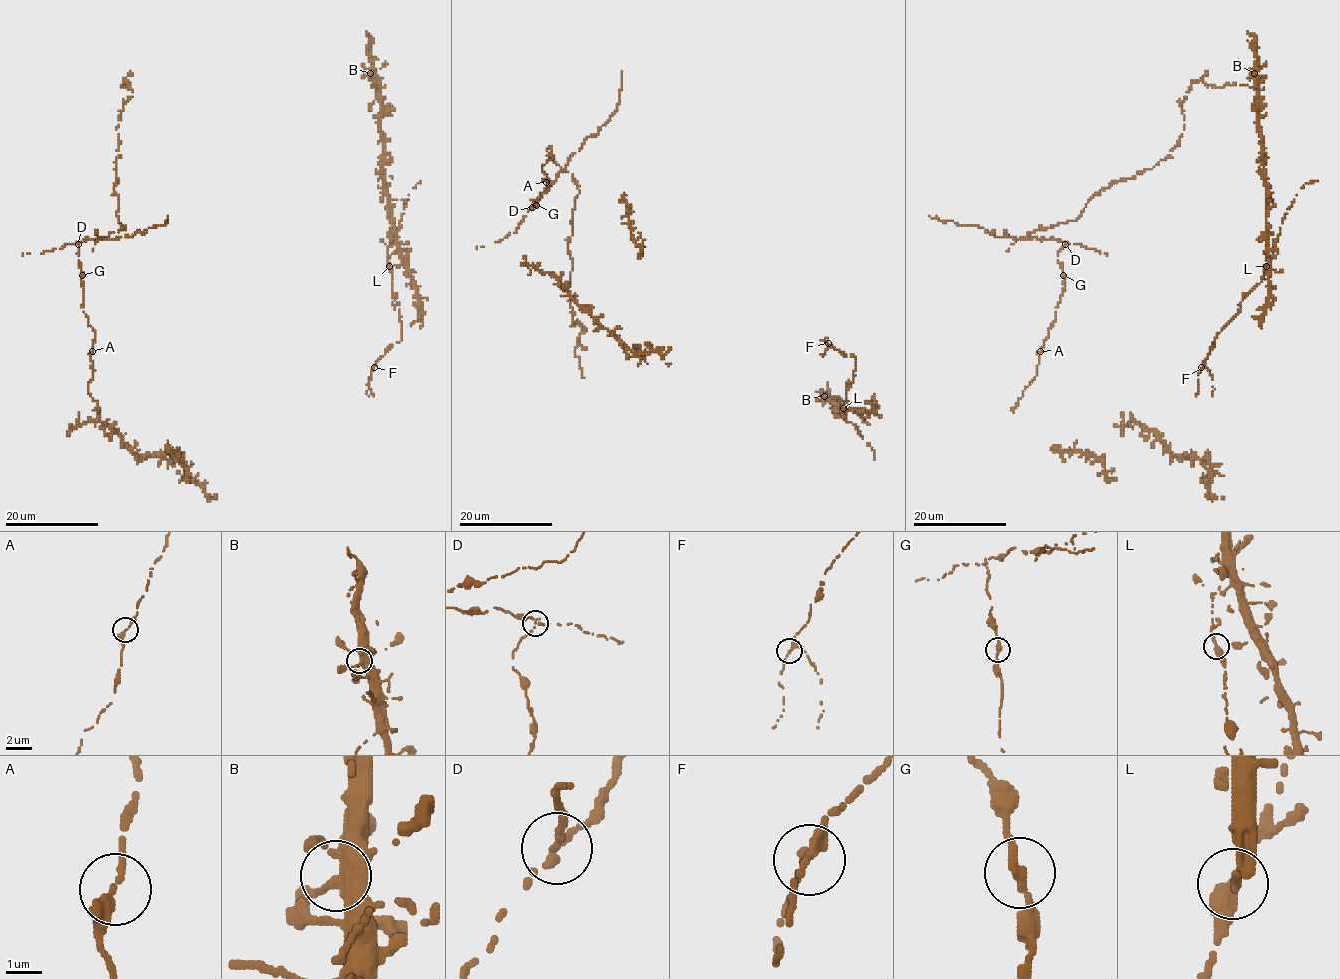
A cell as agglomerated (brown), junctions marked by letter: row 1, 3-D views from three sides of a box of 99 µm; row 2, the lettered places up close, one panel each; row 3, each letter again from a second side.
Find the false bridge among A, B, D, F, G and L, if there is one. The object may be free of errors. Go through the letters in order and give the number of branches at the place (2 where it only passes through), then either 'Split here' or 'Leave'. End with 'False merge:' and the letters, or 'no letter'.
A: Branches: 2. Leave
B: Branches: 3. Leave
D: Branches: 3. Split here
F: Branches: 3. Leave
G: Branches: 2. Leave
L: Branches: 3. Leave
False merge: D

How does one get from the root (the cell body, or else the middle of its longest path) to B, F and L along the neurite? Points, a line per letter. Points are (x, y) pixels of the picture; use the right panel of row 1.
B: (1258, 92), (1258, 78), (1254, 73)
F: (1258, 92), (1258, 124), (1266, 187), (1268, 263), (1263, 280), (1240, 302), (1240, 311), (1216, 336), (1201, 367)
L: (1258, 92), (1258, 124), (1266, 187), (1266, 266)

